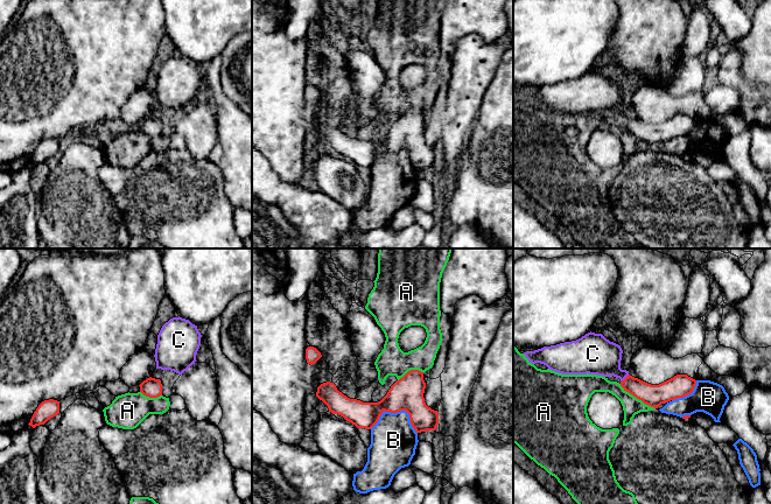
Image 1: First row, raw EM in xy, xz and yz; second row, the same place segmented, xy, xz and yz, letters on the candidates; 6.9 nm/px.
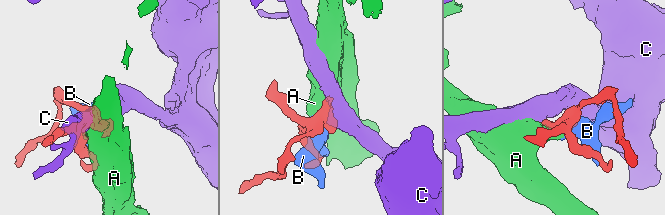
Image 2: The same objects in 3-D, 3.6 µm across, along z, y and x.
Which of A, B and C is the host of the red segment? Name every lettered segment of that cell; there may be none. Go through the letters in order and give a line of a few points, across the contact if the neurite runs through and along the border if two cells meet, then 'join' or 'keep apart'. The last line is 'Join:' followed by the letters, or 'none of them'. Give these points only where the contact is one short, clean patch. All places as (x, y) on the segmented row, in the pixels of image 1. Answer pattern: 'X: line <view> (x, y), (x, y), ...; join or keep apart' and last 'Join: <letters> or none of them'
A: line yz (619, 384), (654, 408); keep apart
B: keep apart
C: line yz (653, 396), (633, 386), (625, 378), (597, 355); join
Join: C

